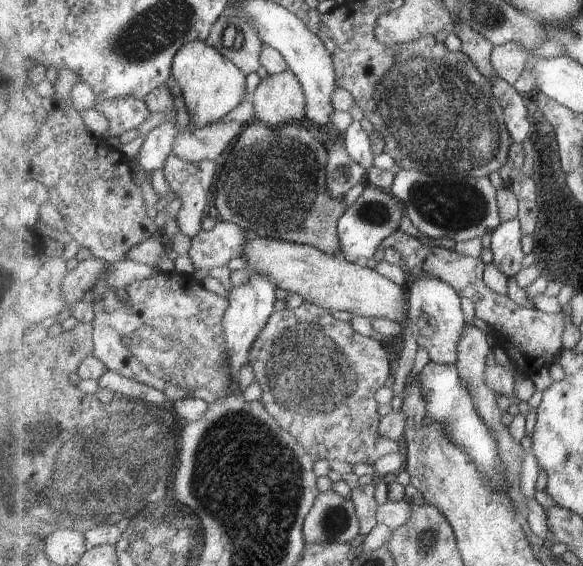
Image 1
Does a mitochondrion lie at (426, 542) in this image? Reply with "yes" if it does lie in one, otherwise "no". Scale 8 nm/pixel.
yes

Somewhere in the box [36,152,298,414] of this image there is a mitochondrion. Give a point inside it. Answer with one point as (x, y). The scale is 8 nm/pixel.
(188, 351)

